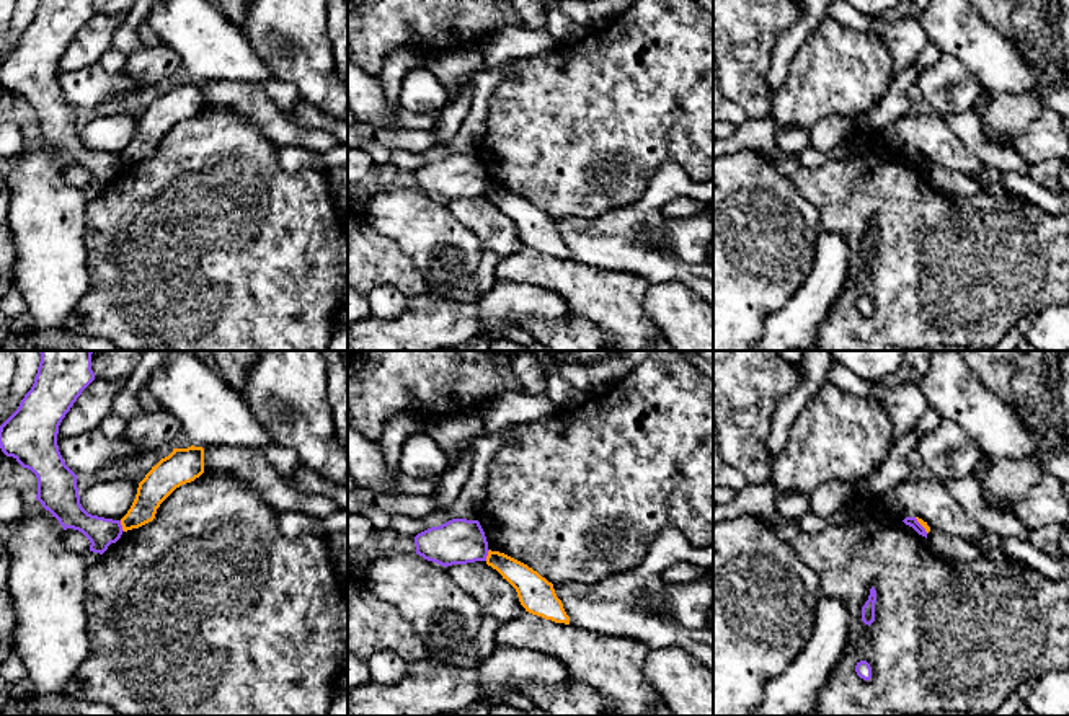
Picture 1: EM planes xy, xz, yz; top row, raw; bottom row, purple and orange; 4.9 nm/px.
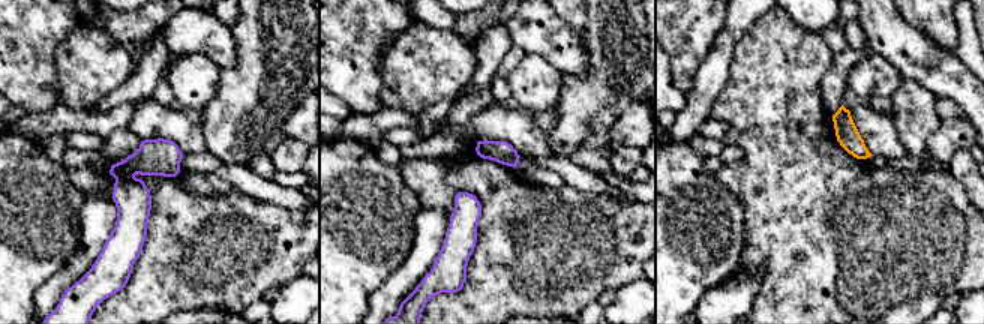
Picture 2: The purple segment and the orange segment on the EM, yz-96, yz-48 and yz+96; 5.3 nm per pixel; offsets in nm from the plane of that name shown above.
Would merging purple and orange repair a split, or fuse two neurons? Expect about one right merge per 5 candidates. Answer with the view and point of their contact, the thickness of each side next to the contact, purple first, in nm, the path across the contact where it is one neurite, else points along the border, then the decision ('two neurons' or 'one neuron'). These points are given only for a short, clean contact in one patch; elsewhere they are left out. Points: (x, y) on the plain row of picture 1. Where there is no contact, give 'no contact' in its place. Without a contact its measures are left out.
xy (121, 160) | 150/150 nm | along xy (119, 155), (124, 165) | two neurons

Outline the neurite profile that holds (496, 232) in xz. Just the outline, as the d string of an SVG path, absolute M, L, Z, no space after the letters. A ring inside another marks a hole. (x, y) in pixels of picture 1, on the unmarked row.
M486 196L447 201L449 209L498 258L524 248L516 223Z

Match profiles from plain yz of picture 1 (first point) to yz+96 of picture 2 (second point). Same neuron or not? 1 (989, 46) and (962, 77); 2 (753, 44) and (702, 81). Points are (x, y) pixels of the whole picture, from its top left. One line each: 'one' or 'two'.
1: one
2: two

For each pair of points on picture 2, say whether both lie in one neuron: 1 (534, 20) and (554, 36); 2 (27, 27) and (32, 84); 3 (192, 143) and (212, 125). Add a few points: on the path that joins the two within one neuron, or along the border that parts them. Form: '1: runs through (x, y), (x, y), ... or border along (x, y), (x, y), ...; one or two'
1: runs through (537, 26), (548, 35); one
2: runs through (27, 41), (27, 71); one
3: border along (200, 123), (207, 150); two

